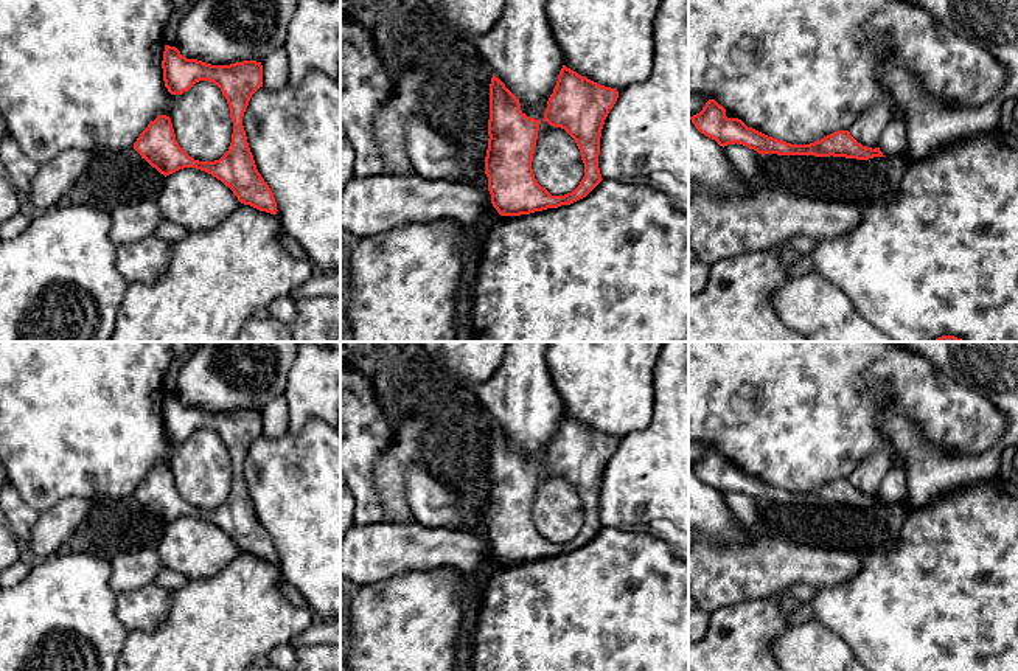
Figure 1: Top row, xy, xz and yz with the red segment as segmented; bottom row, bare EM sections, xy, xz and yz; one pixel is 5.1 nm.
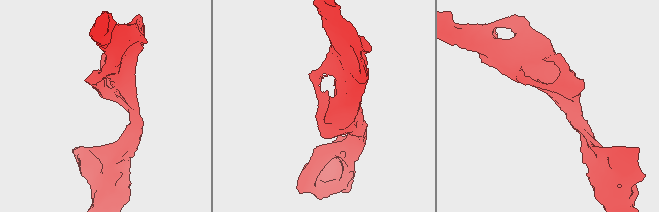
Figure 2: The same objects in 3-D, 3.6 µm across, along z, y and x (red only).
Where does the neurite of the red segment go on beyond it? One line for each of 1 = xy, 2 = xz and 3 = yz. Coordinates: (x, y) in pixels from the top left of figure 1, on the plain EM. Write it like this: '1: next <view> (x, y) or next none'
1: next none
2: next none
3: next none

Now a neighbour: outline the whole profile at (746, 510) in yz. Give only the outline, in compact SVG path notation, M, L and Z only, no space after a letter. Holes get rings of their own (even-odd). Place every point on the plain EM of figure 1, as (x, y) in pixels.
M737 491L724 494L723 499L734 519L741 527L757 533L762 502Z

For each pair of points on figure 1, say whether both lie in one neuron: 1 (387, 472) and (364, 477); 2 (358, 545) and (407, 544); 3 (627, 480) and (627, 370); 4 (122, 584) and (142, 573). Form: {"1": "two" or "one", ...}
{"1": "two", "2": "one", "3": "two", "4": "one"}

